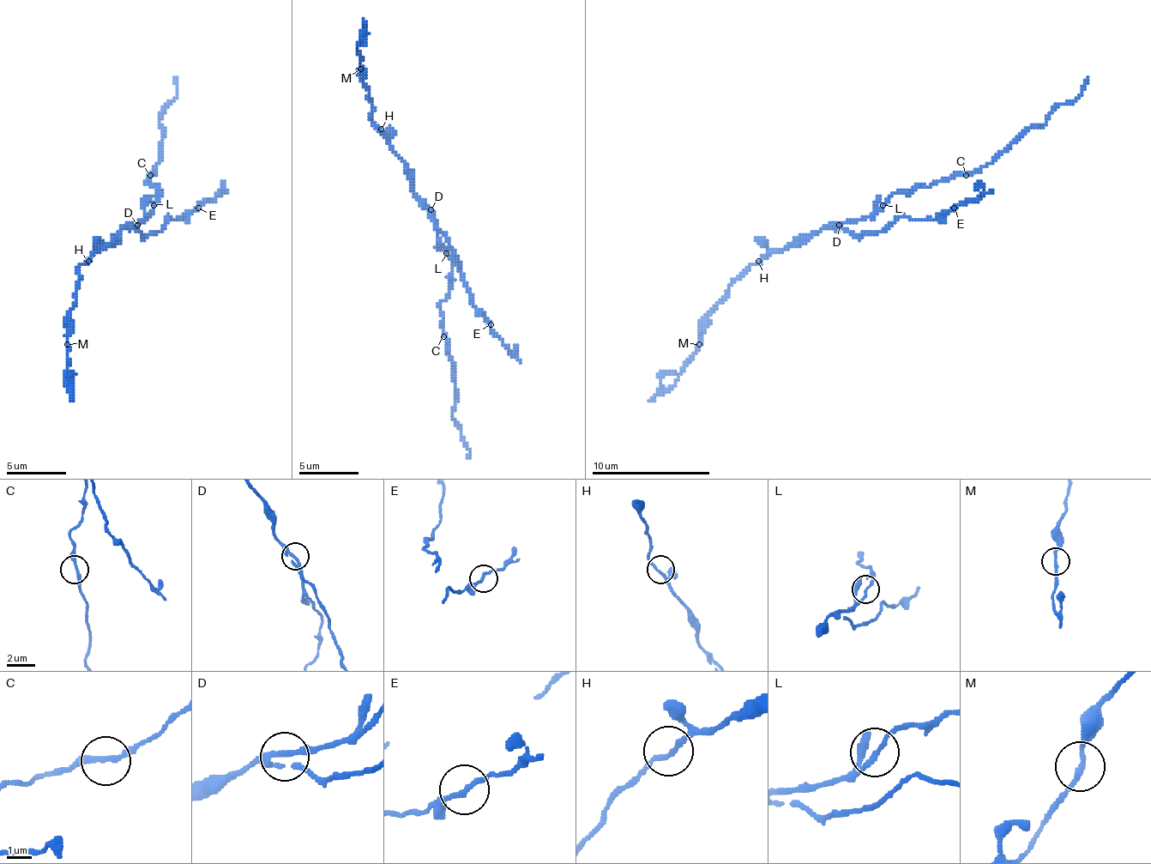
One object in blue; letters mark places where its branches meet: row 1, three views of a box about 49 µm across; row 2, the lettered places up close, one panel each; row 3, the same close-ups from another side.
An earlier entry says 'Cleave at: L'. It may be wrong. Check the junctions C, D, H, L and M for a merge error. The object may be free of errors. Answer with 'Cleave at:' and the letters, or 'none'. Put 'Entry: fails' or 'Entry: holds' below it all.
Cleave at: none
Entry: fails

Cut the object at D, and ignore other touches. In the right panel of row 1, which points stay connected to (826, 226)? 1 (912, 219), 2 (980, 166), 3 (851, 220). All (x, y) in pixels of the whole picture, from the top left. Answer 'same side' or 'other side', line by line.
1: other side
2: same side
3: same side

